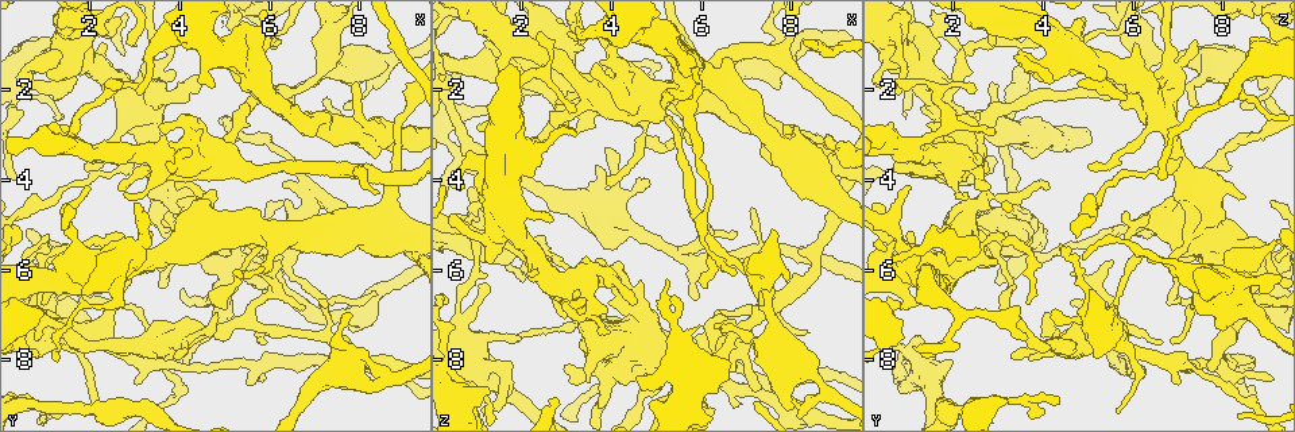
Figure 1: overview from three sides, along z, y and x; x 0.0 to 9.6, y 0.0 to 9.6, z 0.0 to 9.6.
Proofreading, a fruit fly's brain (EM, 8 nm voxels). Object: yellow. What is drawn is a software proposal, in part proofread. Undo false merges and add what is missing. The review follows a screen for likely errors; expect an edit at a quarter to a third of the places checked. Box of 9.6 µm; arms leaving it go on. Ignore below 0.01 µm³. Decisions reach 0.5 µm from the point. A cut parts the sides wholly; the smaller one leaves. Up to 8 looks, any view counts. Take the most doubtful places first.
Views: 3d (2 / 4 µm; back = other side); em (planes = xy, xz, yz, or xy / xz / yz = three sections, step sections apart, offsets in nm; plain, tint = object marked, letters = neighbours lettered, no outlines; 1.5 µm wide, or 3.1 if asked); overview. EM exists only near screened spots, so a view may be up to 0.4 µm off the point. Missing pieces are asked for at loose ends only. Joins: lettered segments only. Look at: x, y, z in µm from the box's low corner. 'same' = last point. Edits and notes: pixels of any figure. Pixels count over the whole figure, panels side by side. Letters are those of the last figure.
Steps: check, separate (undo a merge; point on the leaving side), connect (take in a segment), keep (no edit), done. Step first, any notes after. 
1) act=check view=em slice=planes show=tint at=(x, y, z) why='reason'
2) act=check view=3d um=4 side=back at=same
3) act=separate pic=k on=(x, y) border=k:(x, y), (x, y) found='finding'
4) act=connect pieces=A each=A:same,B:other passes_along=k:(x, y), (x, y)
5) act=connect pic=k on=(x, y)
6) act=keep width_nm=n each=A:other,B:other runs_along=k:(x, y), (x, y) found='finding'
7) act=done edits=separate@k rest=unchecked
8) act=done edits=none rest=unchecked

act=check view=em slice=planes show=tint at=(6.25, 4.15, 7.15) why='free end'

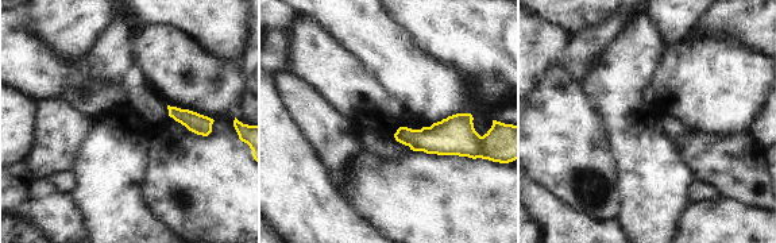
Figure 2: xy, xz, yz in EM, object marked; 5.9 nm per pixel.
act=check view=em slice=planes show=letters at=same why='see the neighbours'

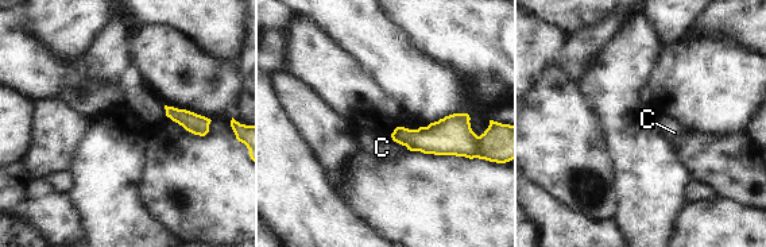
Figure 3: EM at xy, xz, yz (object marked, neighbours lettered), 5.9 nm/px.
act=keep width_nm=110 each=C:other found='no lettered segment goes on from it'

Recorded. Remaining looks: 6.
act=check view=3d um=2 at=(3.35, 1.35, 6.90) why='sudden change in width'

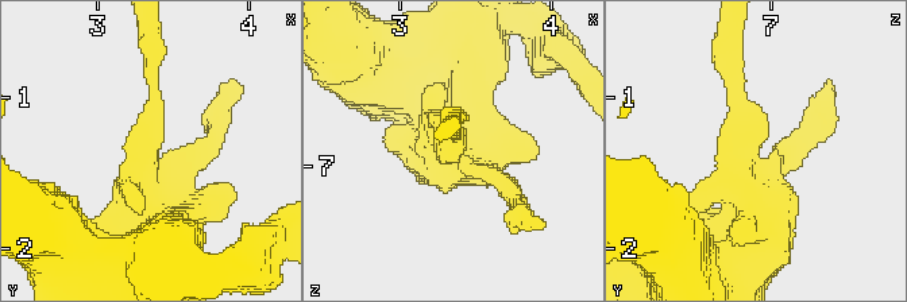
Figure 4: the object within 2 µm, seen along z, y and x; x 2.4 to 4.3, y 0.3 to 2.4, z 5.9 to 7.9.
act=check view=em slice=planes show=plain at=(3.28, 1.36, 6.86)

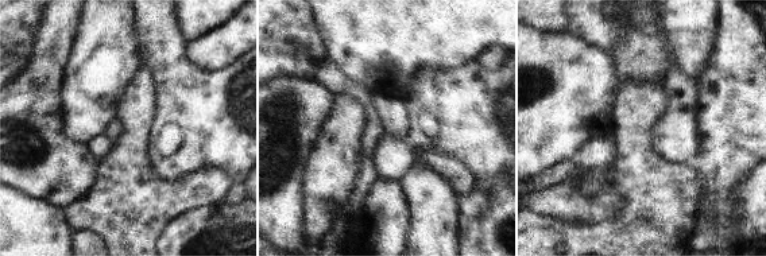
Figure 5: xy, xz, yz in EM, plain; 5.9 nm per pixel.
act=check view=em slice=planes show=letters at=same

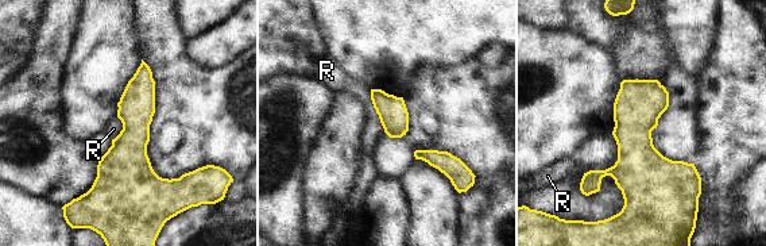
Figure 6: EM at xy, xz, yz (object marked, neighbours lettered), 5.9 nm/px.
act=keep each=R:other border=6:(370, 89), (372, 107), (385, 131) found='all the same neuron'

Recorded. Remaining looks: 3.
act=check view=3d um=4 at=(3.20, 2.05, 2.45) why='branch stops here'

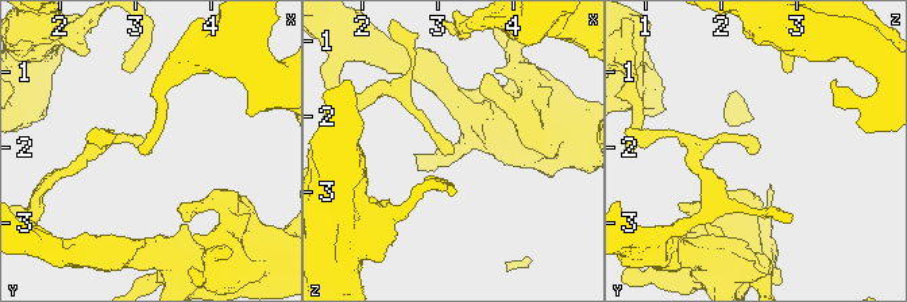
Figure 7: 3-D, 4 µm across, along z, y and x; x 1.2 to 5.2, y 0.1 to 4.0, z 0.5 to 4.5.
act=check view=em slice=planes show=letters at=(3.15, 2.00, 2.50)

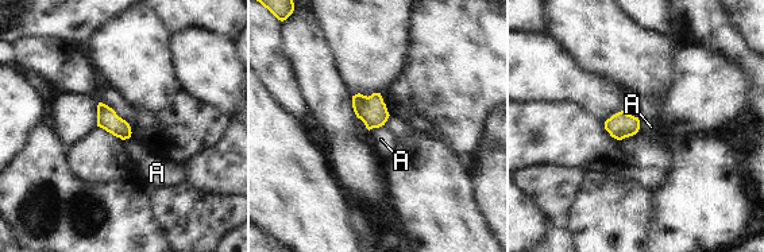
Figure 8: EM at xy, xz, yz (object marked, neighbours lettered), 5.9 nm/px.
act=keep width_nm=130 each=A:other border=8:(384, 124), (369, 131) found='no lettered segment goes on from it'

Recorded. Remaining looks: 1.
act=done edits=none rest=unchecked

